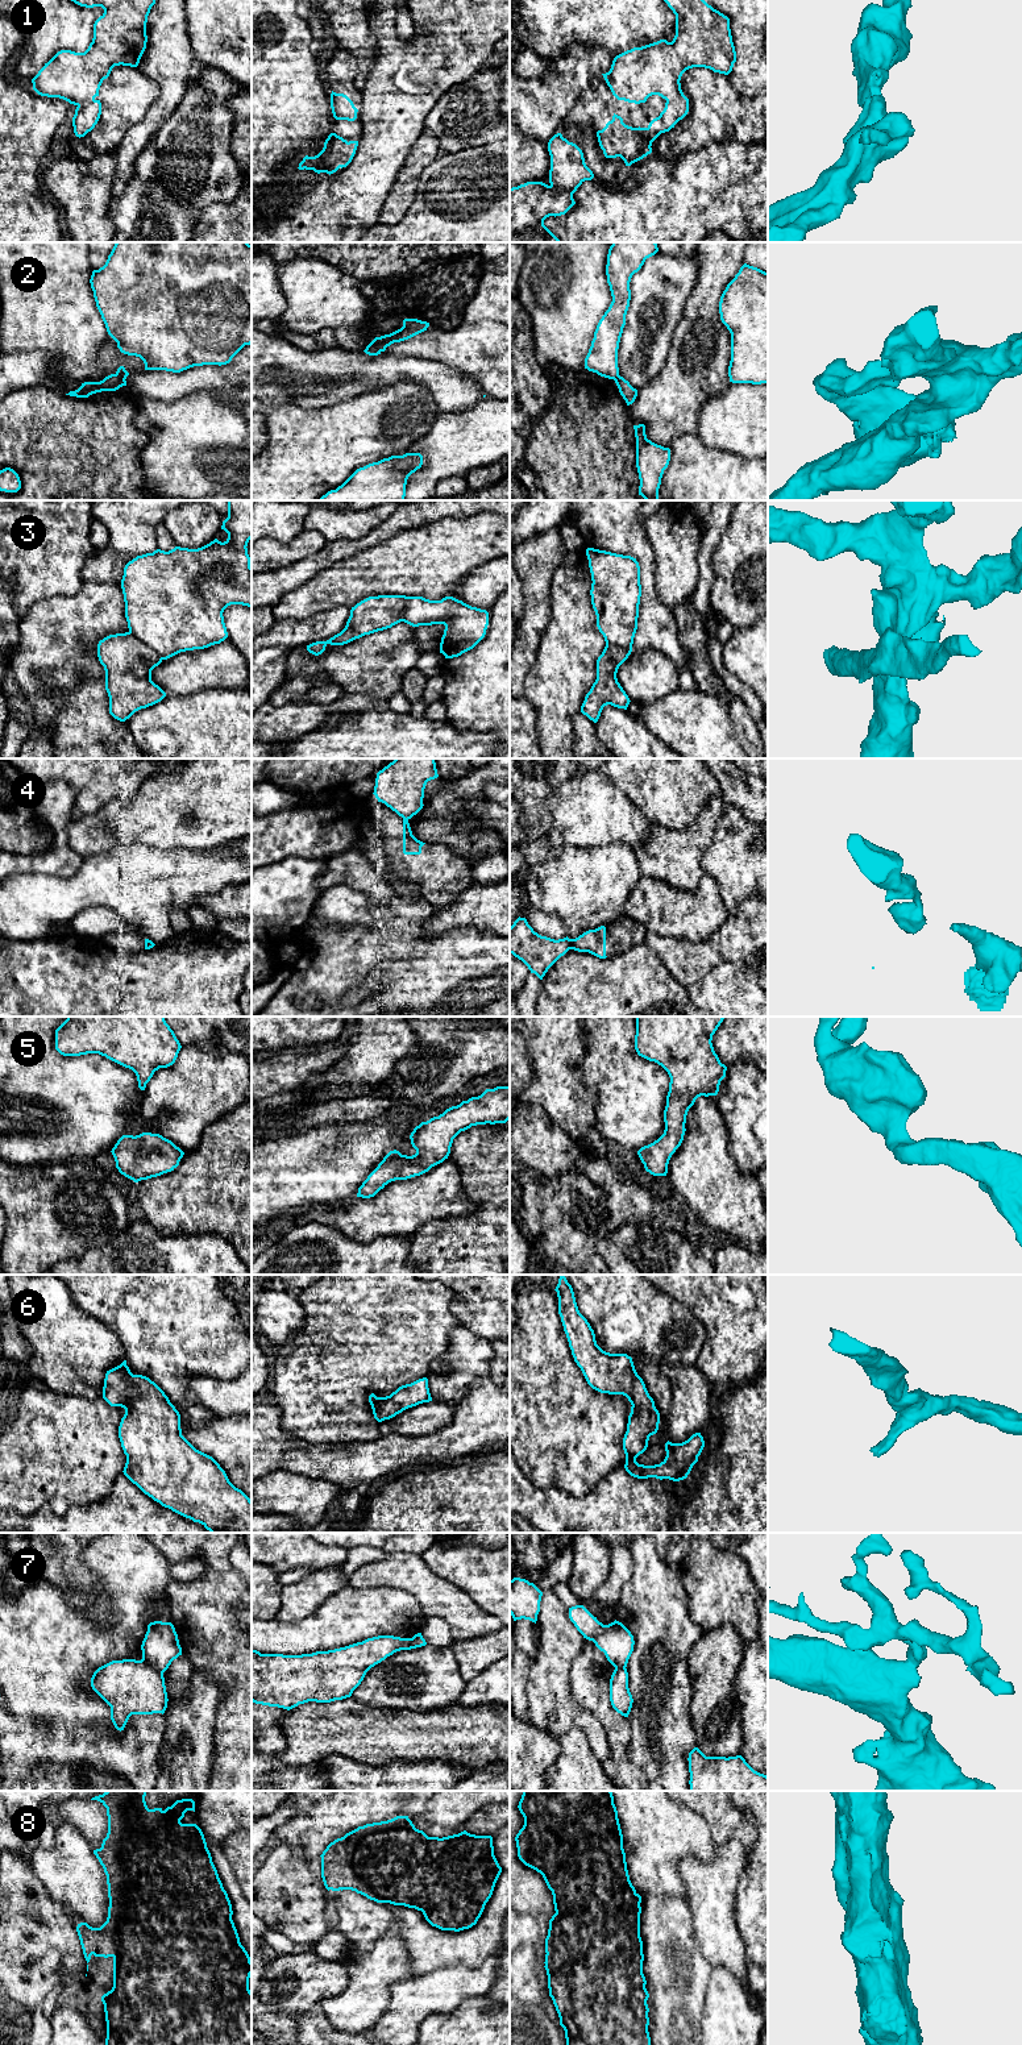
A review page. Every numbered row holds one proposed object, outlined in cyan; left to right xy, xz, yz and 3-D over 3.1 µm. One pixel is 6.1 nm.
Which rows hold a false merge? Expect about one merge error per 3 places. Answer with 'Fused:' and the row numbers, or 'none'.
Fused: 2, 3, 4, 7

